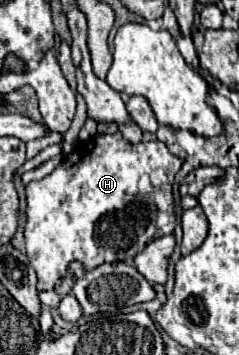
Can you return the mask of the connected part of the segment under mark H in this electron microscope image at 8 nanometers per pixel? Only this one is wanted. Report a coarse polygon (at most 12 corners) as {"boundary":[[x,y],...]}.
{"boundary":[[116,134],[26,186],[38,290],[176,226],[182,160]]}

